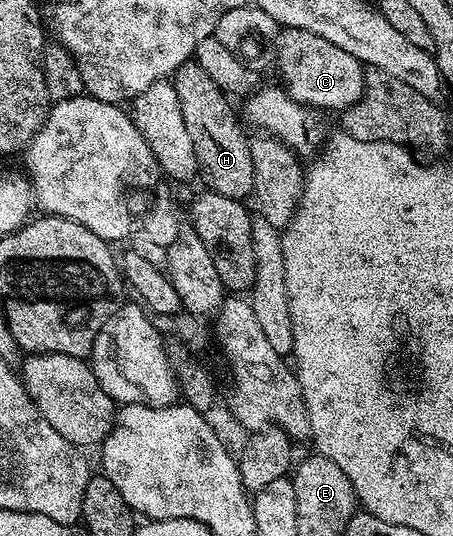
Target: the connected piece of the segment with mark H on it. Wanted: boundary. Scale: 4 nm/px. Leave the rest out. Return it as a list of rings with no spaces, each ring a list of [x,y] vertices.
[[[193,61],[180,65],[173,82],[177,89],[177,101],[181,101],[181,113],[185,116],[185,129],[189,129],[189,137],[193,140],[193,153],[197,157],[201,179],[203,175],[202,186],[221,193],[221,197],[246,200],[255,189],[253,157],[249,135],[243,132],[244,124],[236,108],[235,111],[231,108],[232,100],[221,88],[213,85],[209,73],[205,73],[205,69]]]

